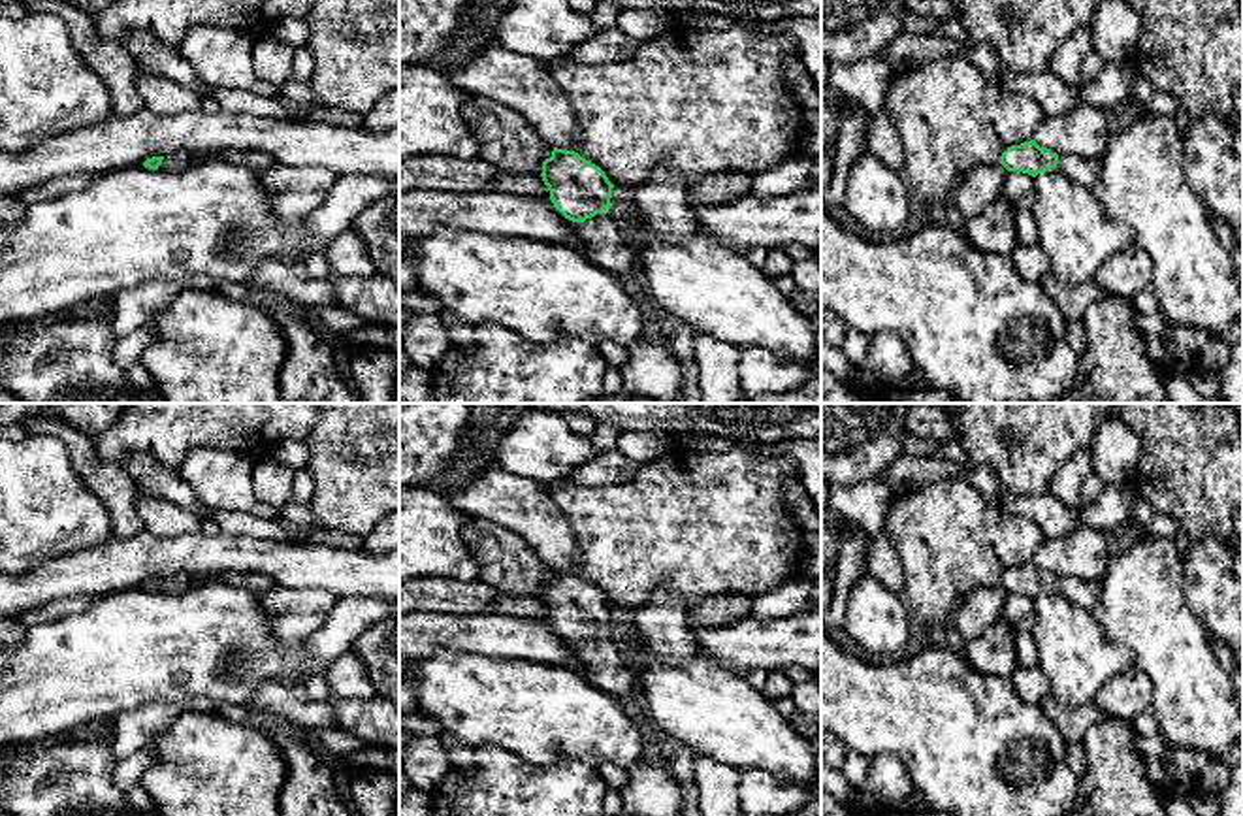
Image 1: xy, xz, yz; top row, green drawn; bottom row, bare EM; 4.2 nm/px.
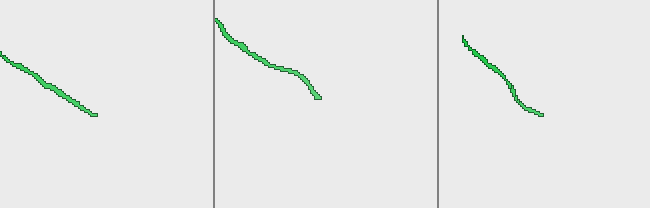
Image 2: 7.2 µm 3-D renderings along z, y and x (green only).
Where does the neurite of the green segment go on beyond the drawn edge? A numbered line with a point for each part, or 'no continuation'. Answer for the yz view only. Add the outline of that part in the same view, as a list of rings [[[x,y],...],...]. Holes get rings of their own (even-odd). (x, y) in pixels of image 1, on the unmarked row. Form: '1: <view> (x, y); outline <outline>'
1: yz (1083, 594); outline [[[1058,577],[1057,590],[1074,605],[1090,611],[1098,601],[1098,580],[1079,580],[1074,577]]]

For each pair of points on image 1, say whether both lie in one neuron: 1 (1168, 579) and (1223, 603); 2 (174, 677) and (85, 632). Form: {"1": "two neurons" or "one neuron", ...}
{"1": "two neurons", "2": "one neuron"}

